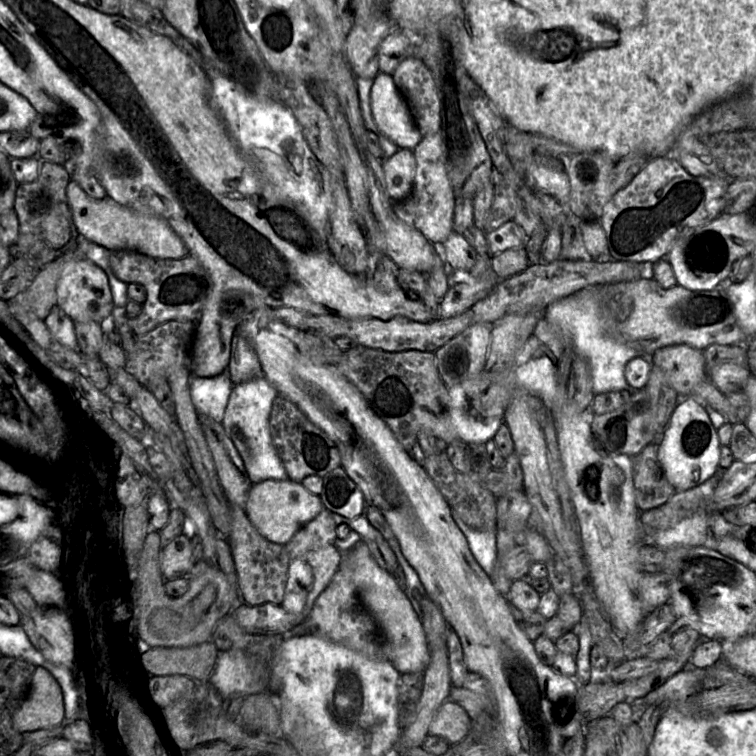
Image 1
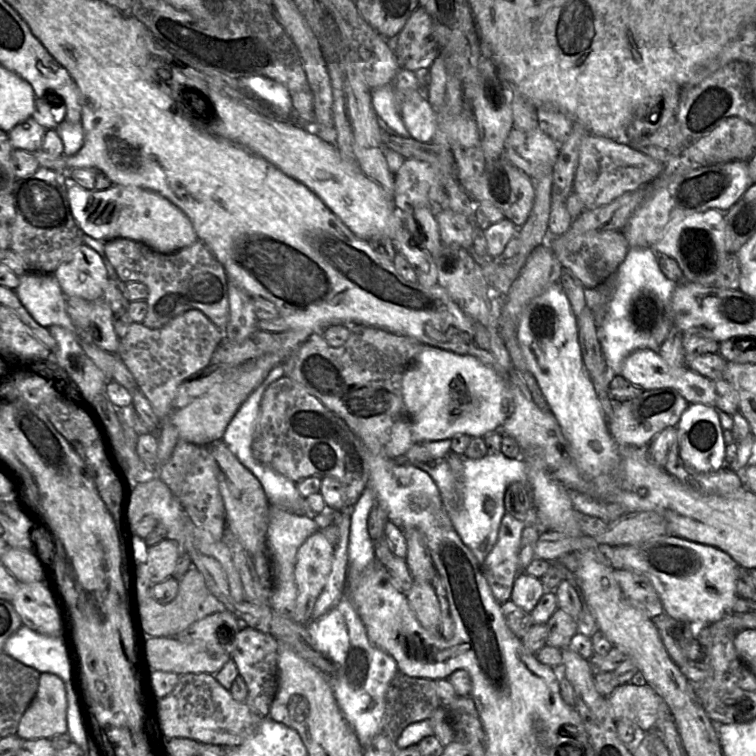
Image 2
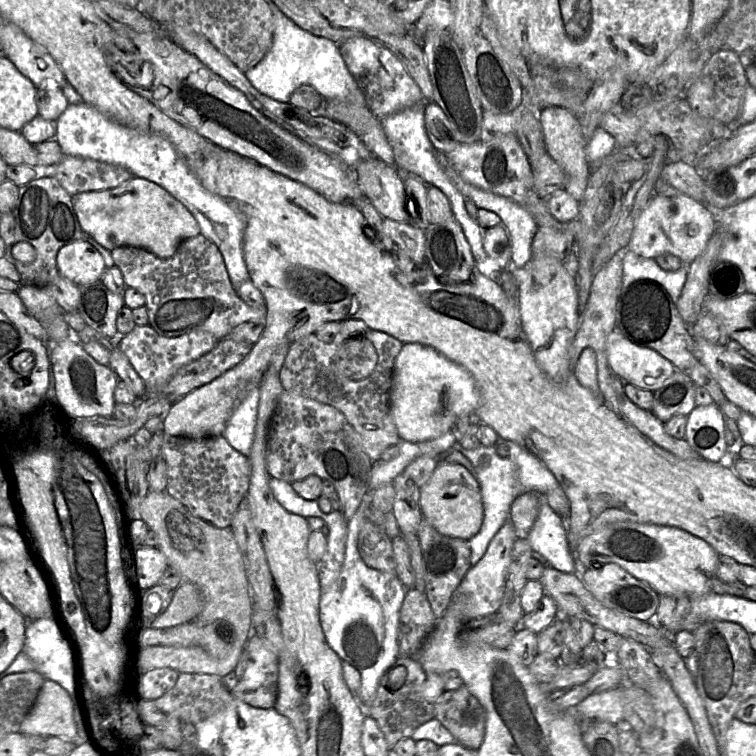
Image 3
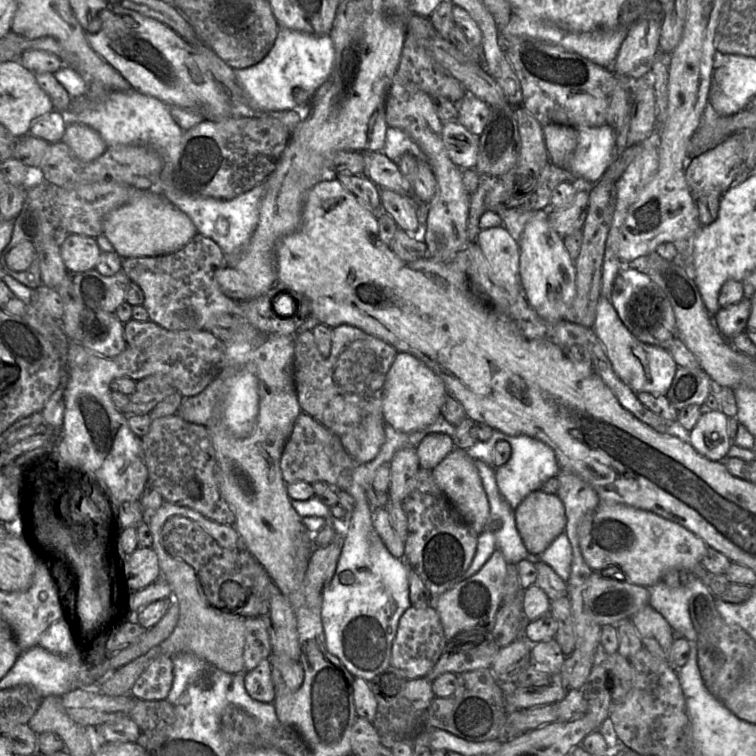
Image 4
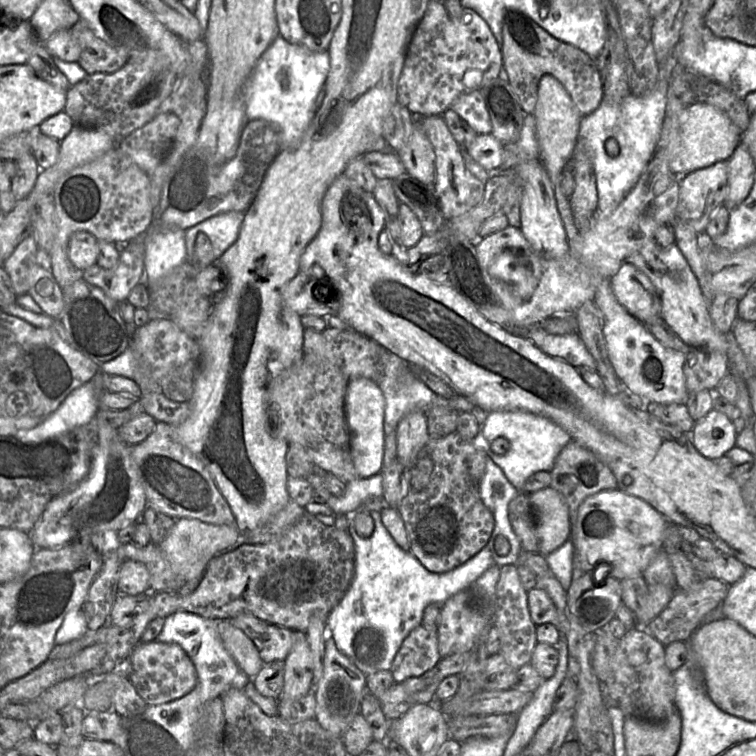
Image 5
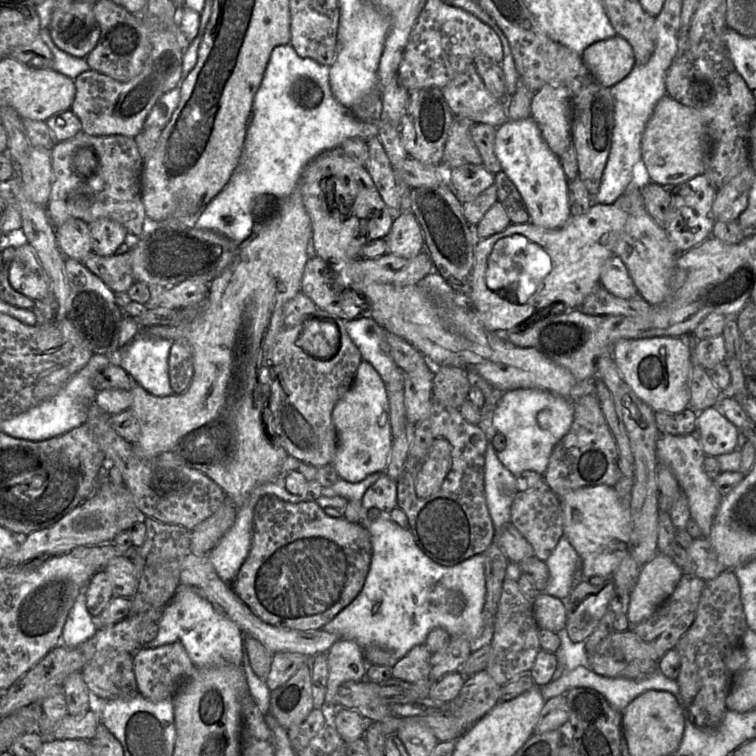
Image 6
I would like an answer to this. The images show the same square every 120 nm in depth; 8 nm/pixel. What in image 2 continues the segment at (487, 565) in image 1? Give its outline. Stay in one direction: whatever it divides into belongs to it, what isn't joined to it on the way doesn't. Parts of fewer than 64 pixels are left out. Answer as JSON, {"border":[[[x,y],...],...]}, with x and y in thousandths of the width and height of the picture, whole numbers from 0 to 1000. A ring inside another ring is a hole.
{"border":[[[664,598],[644,601],[636,607],[622,607],[612,603],[612,626],[606,632],[595,620],[595,616],[585,608],[565,611],[558,615],[558,622],[565,624],[578,642],[585,661],[590,668],[598,668],[606,657],[601,673],[594,676],[594,685],[599,698],[610,716],[623,728],[635,747],[651,728],[659,710],[663,688],[669,679],[667,669],[667,653],[671,644],[680,638],[689,638],[698,643],[698,616],[688,604],[675,607]]]}

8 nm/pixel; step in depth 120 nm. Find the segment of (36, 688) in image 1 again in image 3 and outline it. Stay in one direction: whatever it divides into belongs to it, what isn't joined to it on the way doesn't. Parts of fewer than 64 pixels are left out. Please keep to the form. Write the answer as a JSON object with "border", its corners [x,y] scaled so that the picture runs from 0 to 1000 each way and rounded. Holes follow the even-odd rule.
{"border":[[[60,898],[44,935],[28,956],[25,970],[78,975],[98,983],[102,964],[89,914],[77,903]]]}

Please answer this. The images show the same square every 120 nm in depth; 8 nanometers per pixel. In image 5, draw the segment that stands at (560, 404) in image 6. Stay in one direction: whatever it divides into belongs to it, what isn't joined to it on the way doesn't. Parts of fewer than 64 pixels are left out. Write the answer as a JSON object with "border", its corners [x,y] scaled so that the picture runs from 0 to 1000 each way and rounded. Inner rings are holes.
{"border":[[[683,542],[648,545],[638,571],[635,570],[623,583],[640,595],[664,620],[669,632],[685,651],[690,651],[694,636],[704,627],[712,623],[728,626],[737,603],[754,582],[754,575],[730,556],[701,545]],[[661,577],[668,578],[675,586],[667,602],[657,602],[648,595],[649,585]]]}

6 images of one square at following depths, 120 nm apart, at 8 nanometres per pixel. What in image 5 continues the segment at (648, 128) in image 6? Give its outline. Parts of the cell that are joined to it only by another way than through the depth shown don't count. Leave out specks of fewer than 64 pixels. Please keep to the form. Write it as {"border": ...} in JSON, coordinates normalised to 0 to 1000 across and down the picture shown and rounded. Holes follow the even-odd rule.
{"border":[[[918,136],[898,153],[896,173],[888,179],[881,212],[890,230],[898,237],[919,225],[963,213],[980,187],[980,177],[963,152],[934,136]]]}

